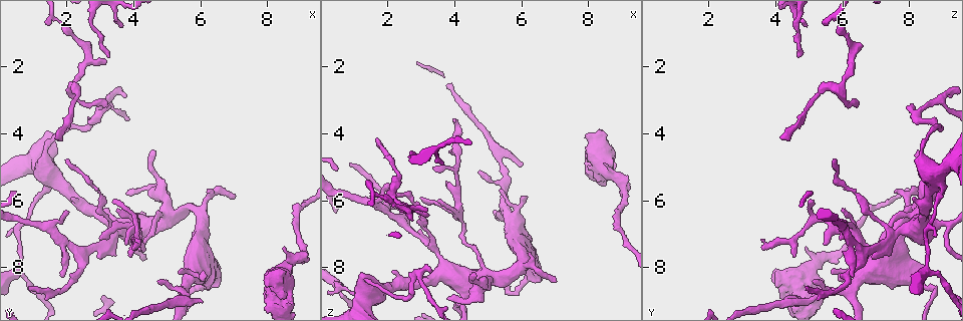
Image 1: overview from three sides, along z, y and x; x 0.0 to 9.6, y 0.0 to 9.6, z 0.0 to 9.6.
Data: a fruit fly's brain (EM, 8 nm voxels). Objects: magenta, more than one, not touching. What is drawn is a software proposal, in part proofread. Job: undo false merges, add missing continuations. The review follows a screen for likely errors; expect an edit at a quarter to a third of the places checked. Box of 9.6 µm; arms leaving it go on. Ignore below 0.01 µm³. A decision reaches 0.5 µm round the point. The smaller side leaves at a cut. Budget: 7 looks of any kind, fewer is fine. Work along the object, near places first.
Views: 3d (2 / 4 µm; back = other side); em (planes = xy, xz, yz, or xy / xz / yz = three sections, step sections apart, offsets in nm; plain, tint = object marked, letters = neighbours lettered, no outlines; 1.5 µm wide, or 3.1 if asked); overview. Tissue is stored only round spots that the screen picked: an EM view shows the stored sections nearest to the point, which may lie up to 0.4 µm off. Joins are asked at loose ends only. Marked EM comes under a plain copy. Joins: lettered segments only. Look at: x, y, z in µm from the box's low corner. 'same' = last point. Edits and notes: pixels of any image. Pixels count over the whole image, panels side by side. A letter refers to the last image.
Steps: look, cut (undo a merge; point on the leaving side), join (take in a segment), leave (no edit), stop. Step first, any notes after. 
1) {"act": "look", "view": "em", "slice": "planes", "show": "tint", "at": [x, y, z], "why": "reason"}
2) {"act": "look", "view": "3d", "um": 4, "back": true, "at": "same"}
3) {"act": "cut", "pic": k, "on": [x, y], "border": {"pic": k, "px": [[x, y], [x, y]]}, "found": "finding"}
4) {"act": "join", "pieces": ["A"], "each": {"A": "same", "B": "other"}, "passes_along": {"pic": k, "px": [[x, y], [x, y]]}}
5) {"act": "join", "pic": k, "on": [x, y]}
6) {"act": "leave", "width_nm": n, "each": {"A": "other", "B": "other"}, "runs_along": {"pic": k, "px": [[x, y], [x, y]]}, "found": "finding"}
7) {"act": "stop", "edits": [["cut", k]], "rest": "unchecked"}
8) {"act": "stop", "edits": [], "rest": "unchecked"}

{"act": "look", "view": "3d", "um": 2, "at": [3.70, 0.75, 4.95]}

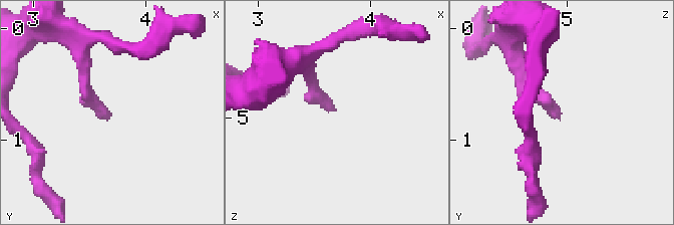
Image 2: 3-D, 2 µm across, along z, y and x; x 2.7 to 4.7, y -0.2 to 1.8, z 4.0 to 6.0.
{"act": "look", "view": "em", "slice": "yz", "step": 4, "show": "letters", "at": [3.66, 0.80, 4.92], "why": "now the EM"}

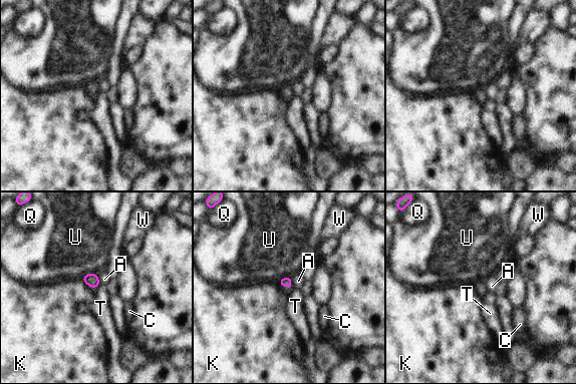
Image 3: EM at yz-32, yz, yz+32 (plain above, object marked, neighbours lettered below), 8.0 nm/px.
{"act": "join", "pieces": ["C"], "longest_contact_nm": ["U", 140], "each": {"A": "other", "C": "same", "K": "other", "Q": "other", "T": "other", "U": "other", "W": "other"}, "passes_along": {"pic": 3, "px": [[286, 282], [287, 287], [288, 292]]}, "found": "it goes on there"}

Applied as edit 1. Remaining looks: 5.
{"act": "look", "view": "overview", "why": "see it whole again"}

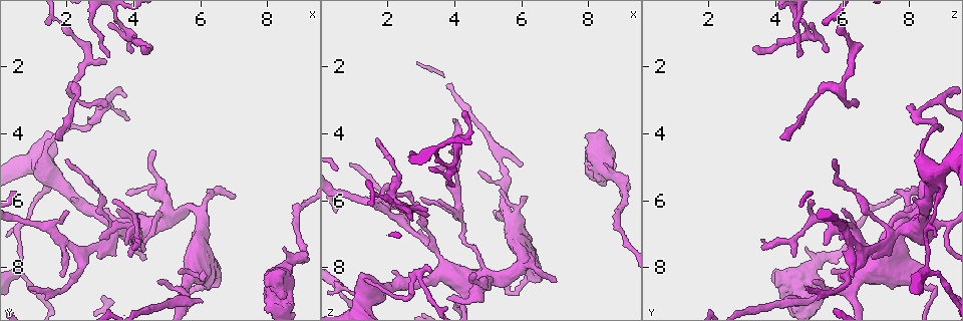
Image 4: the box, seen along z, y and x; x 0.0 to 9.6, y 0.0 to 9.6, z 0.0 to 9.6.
{"act": "look", "view": "em", "slice": "xy", "step": 4, "show": "letters", "at": [2.45, 3.85, 8.90], "why": "sharp bend"}

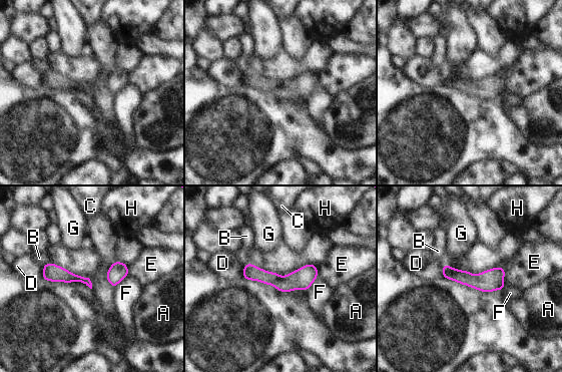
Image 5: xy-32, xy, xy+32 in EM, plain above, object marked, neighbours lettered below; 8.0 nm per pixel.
{"act": "look", "view": "em", "slice": "xz", "step": 8, "show": "letters", "at": "same", "why": "cut it another way"}

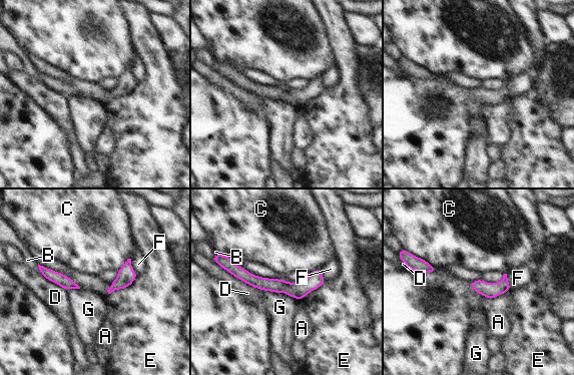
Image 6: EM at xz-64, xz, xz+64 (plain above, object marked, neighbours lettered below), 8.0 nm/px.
{"act": "leave", "longest_contact_nm": ["D", 360], "each": {"A": "other", "B": "other", "C": "other", "D": "other", "E": "other", "F": "other", "G": "other"}, "found": "all the same neuron"}

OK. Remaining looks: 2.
{"act": "look", "view": "em", "slice": "planes", "show": "tint", "at": [3.80, 7.25, 5.45], "why": "an open end"}

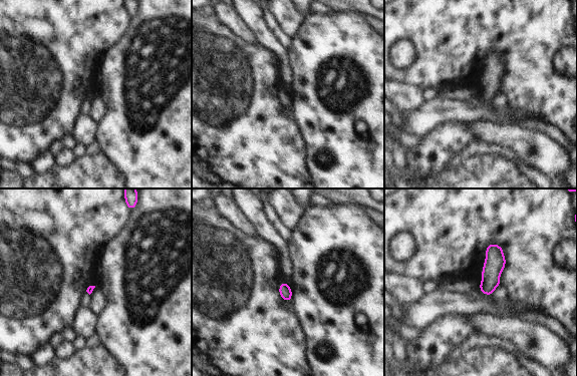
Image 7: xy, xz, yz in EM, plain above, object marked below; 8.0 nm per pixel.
{"act": "look", "view": "em", "slice": "planes", "show": "letters", "at": "same", "why": "what lies round it"}

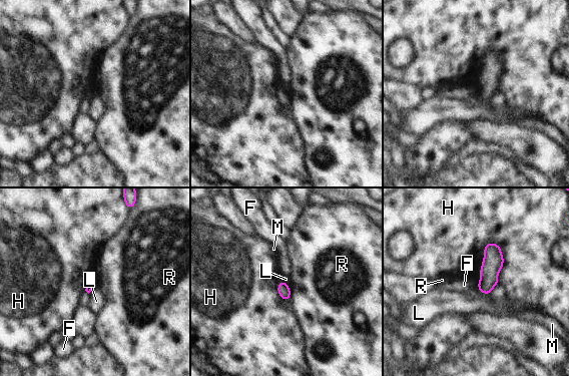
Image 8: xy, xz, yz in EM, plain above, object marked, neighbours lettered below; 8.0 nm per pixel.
{"act": "leave", "each": {"F": "other", "H": "other", "L": "other", "M": "other", "R": "other"}, "border": {"pic": 8, "px": [[287, 283], [291, 292], [290, 300]]}, "found": "none of them fits"}

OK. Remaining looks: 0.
{"act": "stop", "edits": [["join", 3]], "rest": "unchecked"}

